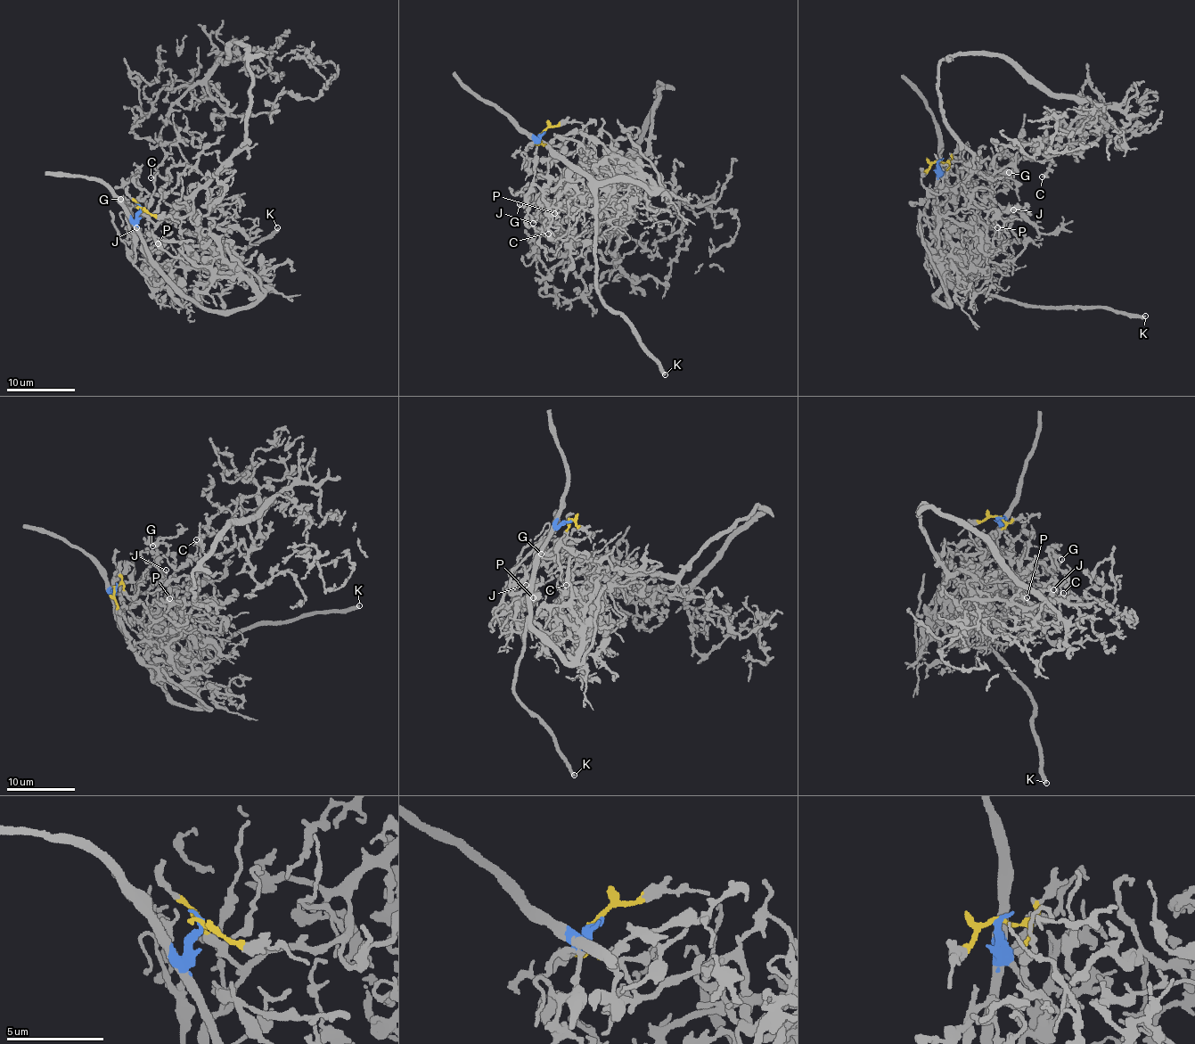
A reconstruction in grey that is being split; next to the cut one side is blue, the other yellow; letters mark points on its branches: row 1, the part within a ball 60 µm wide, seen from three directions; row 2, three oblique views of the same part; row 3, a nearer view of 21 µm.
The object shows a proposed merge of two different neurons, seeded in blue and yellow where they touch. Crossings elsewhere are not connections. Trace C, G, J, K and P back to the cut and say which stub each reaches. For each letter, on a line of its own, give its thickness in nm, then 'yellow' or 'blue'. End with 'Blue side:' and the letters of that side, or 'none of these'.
C: 240 nm thick; yellow
G: 190 nm thick; yellow
J: 150 nm thick; blue
K: 320 nm thick; blue
P: 120 nm thick; blue
Blue side: J, K, P

